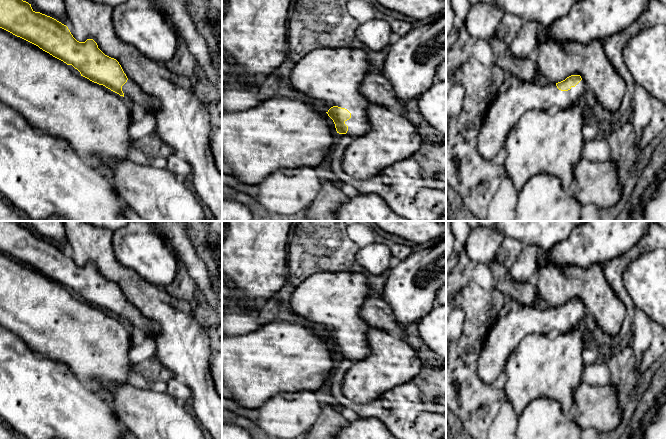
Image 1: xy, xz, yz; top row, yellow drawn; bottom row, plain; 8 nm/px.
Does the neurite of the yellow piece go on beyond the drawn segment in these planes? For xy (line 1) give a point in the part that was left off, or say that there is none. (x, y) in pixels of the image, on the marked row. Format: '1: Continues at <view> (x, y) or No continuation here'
1: Continues at xy (133, 94)

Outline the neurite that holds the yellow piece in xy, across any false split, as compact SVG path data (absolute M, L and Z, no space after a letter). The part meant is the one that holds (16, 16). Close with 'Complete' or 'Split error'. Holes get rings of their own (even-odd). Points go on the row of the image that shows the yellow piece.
M0 0L0 28L72 65L81 76L123 96L130 105L138 104L146 112L159 106L154 97L127 78L119 62L105 55L93 39L77 41L66 25L35 12L26 1Z. Split error

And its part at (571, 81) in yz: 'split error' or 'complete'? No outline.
split error

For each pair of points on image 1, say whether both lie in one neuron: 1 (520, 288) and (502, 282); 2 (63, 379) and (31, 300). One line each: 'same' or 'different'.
1: same
2: different

